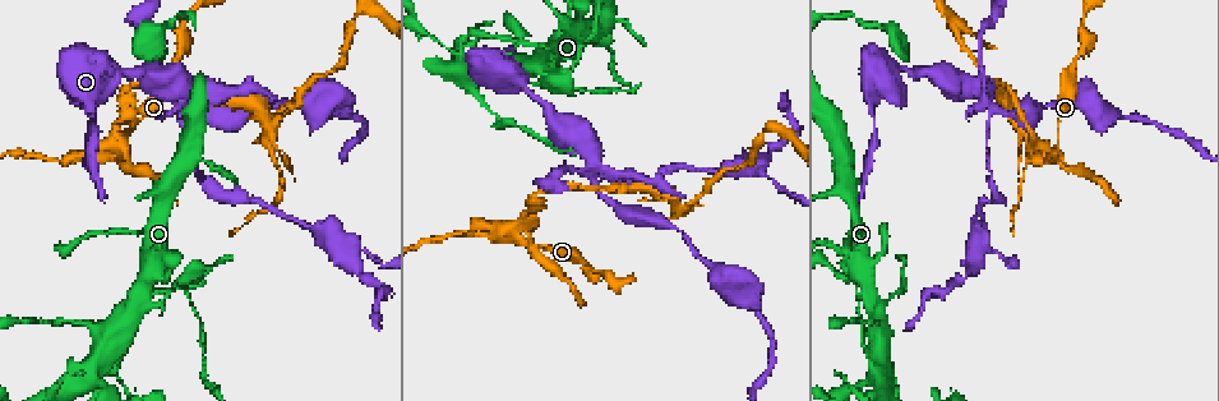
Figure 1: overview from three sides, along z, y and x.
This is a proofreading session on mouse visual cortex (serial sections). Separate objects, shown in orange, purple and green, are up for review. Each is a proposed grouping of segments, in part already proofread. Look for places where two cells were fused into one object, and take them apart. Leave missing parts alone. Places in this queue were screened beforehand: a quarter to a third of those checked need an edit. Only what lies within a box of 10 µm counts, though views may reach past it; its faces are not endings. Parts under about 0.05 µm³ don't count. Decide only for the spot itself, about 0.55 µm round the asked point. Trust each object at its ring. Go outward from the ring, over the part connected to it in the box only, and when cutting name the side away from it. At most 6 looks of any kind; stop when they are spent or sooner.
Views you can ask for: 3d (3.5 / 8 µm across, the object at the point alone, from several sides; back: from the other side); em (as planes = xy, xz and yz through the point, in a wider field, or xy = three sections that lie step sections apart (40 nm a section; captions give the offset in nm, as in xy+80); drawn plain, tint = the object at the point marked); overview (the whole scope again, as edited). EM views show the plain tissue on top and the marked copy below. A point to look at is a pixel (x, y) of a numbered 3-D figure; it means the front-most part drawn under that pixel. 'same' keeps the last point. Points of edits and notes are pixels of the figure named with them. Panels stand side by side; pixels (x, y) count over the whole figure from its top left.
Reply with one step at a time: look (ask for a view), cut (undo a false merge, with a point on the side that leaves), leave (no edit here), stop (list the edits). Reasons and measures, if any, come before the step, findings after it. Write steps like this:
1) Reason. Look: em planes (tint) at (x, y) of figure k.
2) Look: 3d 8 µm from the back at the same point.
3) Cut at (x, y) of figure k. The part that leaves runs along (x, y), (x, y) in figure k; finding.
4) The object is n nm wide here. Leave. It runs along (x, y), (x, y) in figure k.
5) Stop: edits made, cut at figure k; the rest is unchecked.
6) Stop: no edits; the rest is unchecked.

Looks like a crossing. Look: 3d 3.5 µm at (110, 150) of figure 1.

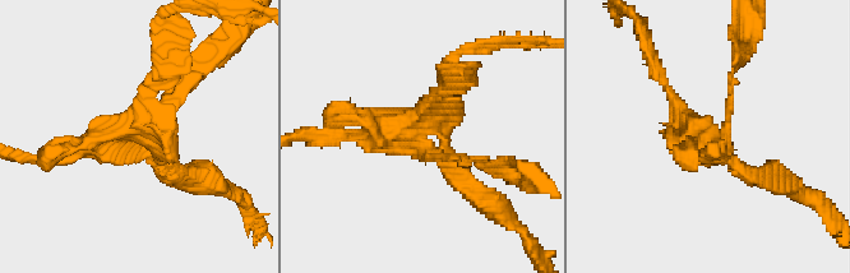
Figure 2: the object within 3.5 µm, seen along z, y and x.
Look: em xy step 3 (tint) at (427, 148) of figure 2.

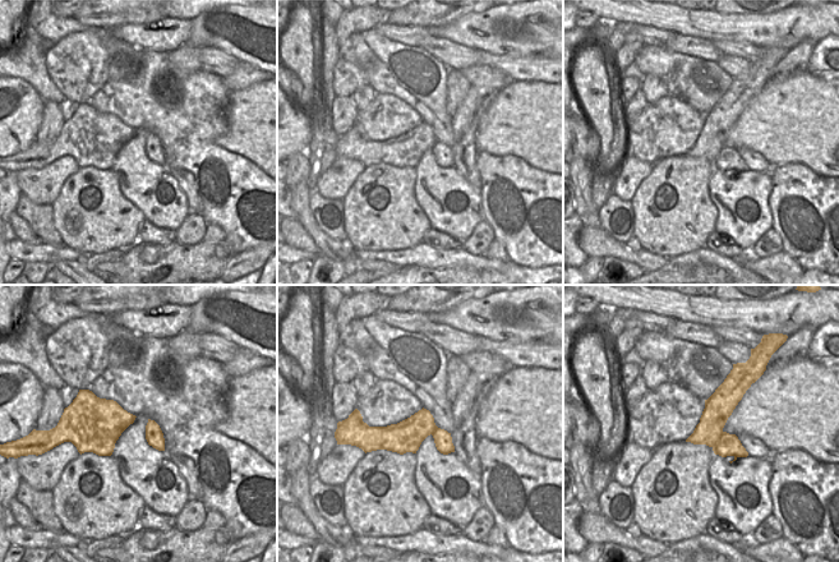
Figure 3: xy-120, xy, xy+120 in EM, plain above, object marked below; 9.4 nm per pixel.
Another direction. Look: em xy step 5 (tint) at the same point.

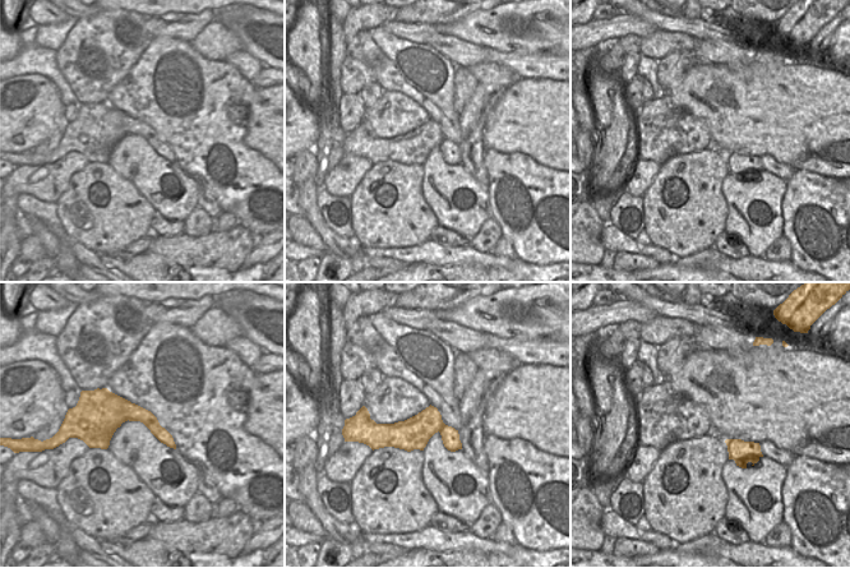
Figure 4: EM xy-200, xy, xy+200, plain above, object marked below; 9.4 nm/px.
The object is 300 nm wide here. Cut at (144, 109) of figure 2. The part that leaves runs along (124, 135), (164, 64), (167, 37) in figure 2; two cells meet here.

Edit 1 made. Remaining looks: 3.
Look: overview.

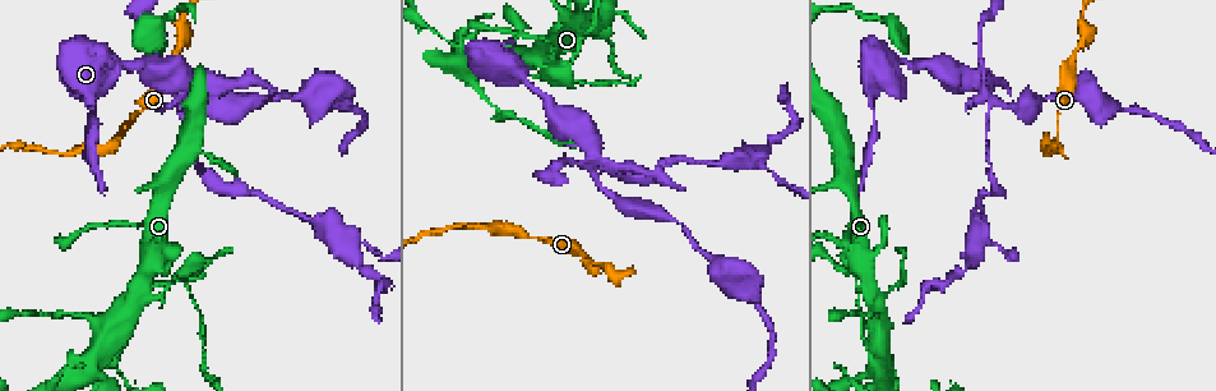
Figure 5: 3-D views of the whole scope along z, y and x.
Abrupt turn. Look: 3d 3.5 µm at (178, 278) of figure 5.

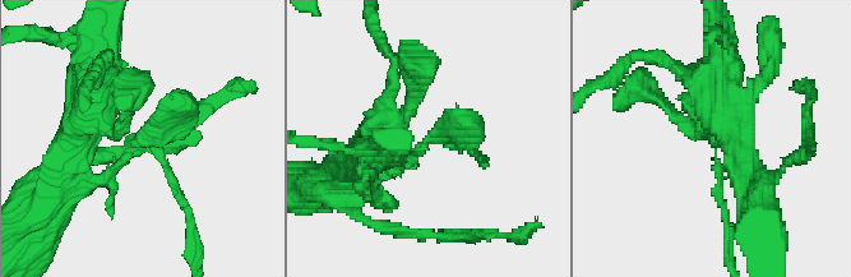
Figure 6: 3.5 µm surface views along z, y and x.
Shape alone is not enough. Look: em xy step 2 (tint) at (427, 142) of figure 6.

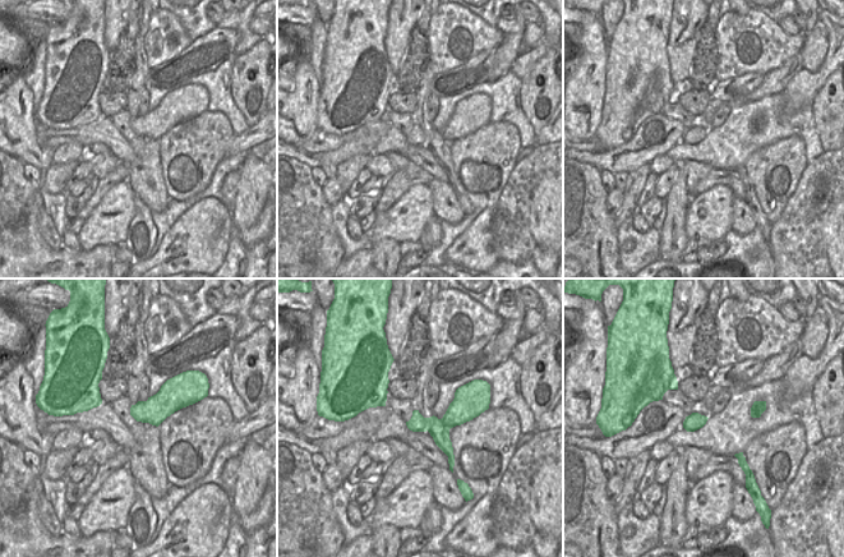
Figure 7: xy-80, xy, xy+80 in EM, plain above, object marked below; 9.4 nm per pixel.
Leave. It runs along (82, 179), (97, 183), (175, 109), (199, 105) in figure 6; one cell here.

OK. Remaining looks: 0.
Stop: edits made, cut at figure 2; the rest is unchecked.

